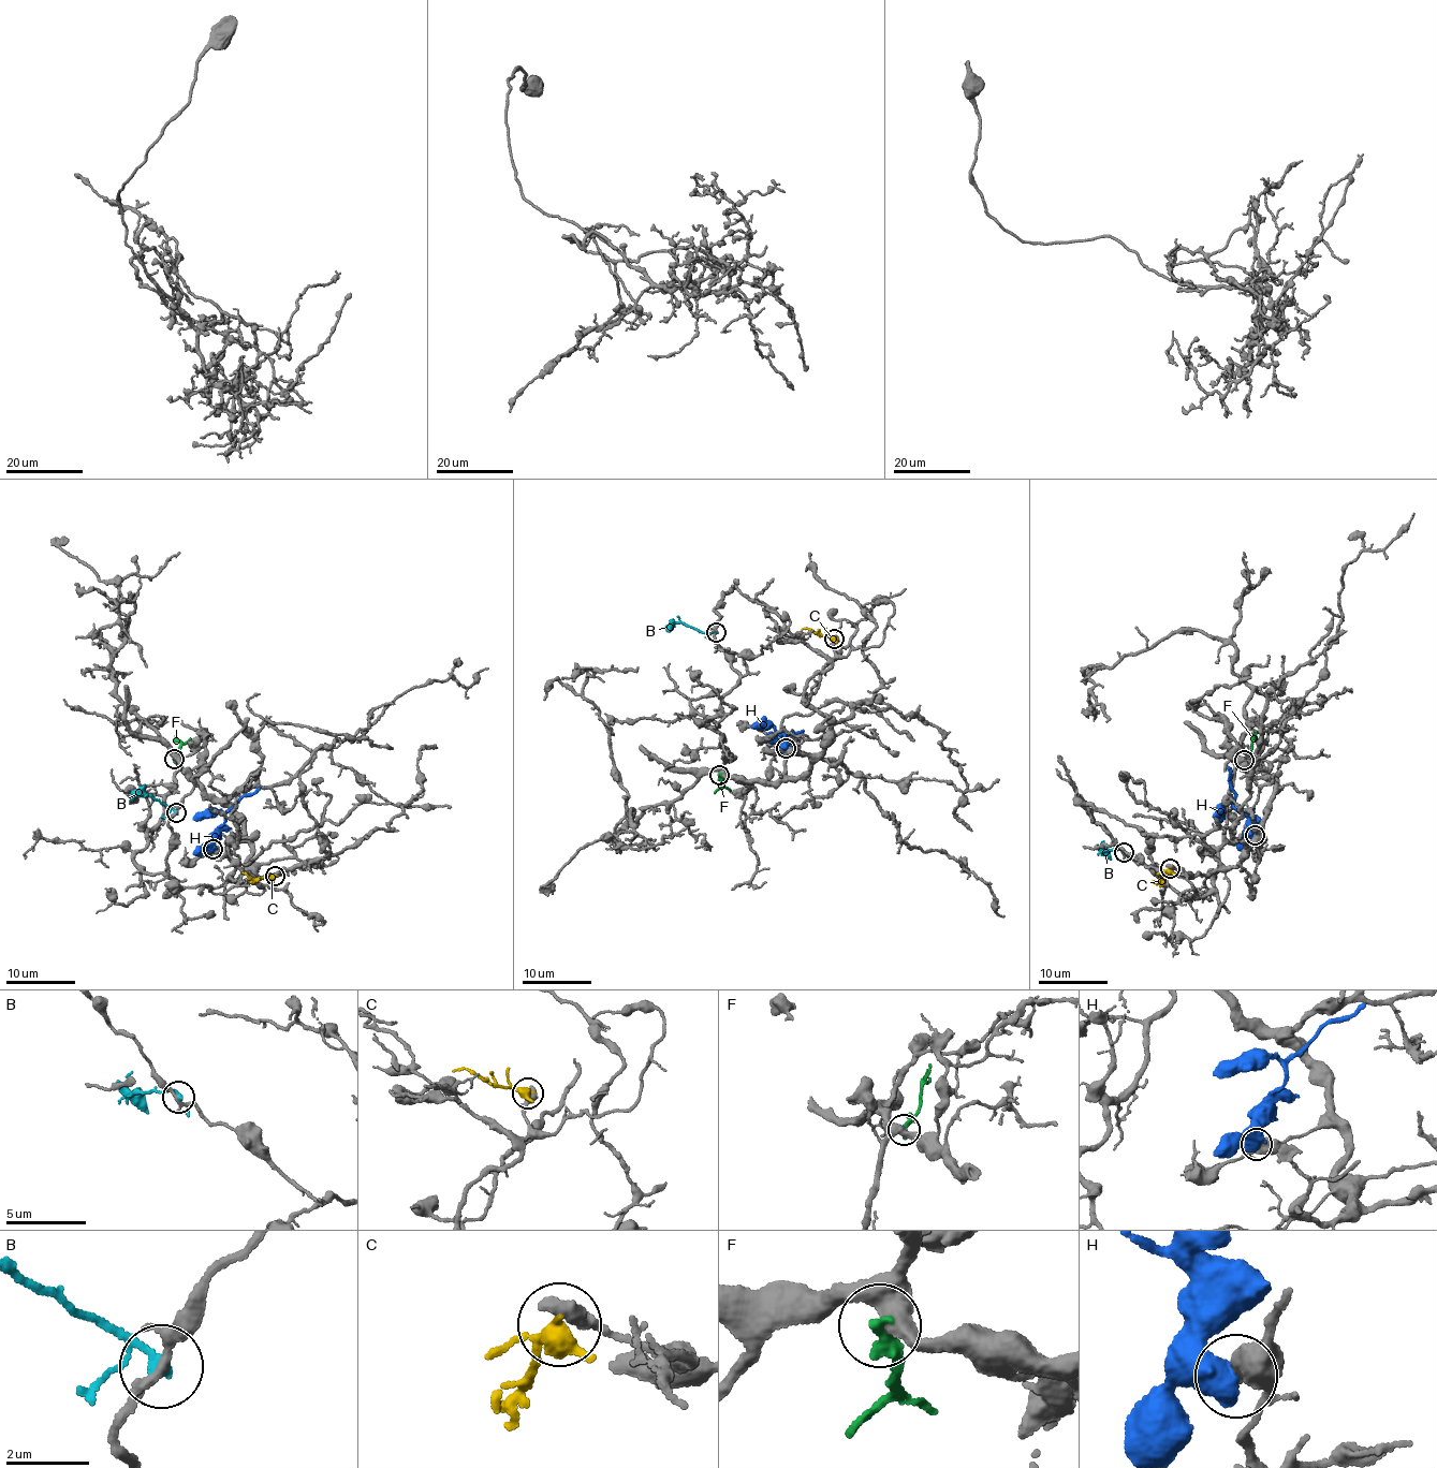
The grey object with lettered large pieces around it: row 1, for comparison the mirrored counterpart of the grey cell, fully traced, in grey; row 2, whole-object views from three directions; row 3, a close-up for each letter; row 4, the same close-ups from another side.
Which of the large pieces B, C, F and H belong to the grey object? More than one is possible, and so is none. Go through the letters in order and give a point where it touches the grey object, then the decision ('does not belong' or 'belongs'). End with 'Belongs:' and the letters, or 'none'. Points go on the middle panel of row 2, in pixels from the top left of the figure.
B: (716, 632) | does not belong
C: (834, 639) | does not belong
F: (719, 775) | does not belong
H: (786, 748) | belongs
Belongs: H

